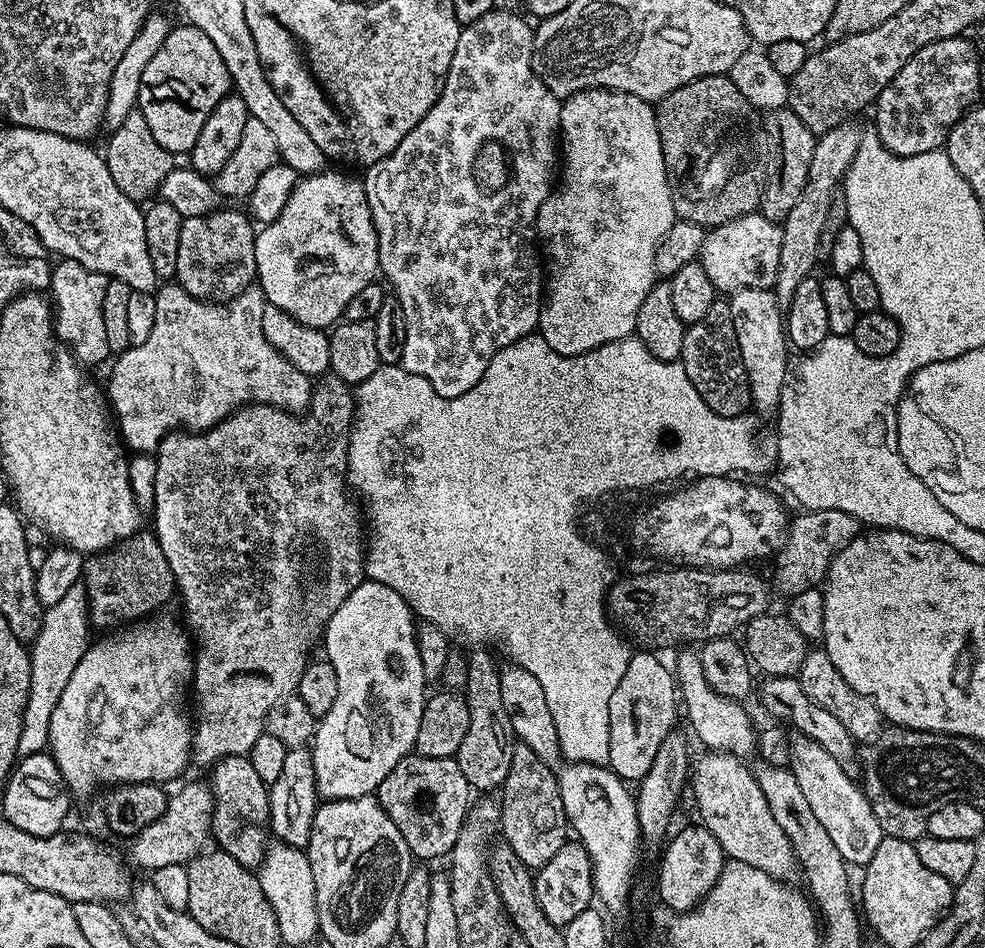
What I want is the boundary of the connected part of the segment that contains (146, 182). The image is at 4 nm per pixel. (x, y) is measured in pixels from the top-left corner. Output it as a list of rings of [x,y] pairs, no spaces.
[[[139,110],[129,112],[124,121],[111,130],[113,132],[108,140],[108,149],[103,149],[102,155],[108,163],[110,178],[114,178],[114,186],[118,186],[118,190],[122,190],[122,194],[132,200],[151,201],[159,193],[166,174],[173,170],[173,153],[158,146],[154,134],[150,134],[150,126],[146,126],[146,118]]]

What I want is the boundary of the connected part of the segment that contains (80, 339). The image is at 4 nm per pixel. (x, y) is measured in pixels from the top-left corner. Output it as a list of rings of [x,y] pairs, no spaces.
[[[61,259],[59,263],[60,265],[54,270],[51,269],[50,272],[50,300],[54,305],[56,338],[72,351],[73,356],[80,361],[81,365],[100,364],[110,356],[106,342],[106,321],[102,318],[102,302],[106,298],[109,277],[82,266],[82,262]]]

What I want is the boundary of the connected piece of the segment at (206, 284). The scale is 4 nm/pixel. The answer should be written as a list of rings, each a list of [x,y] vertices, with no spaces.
[[[221,207],[216,220],[189,216],[184,244],[178,244],[175,283],[196,300],[223,302],[232,300],[256,280],[256,233],[253,221],[236,208]]]

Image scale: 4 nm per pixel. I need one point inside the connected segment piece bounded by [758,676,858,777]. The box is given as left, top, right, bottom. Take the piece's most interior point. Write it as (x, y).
(783, 695)

